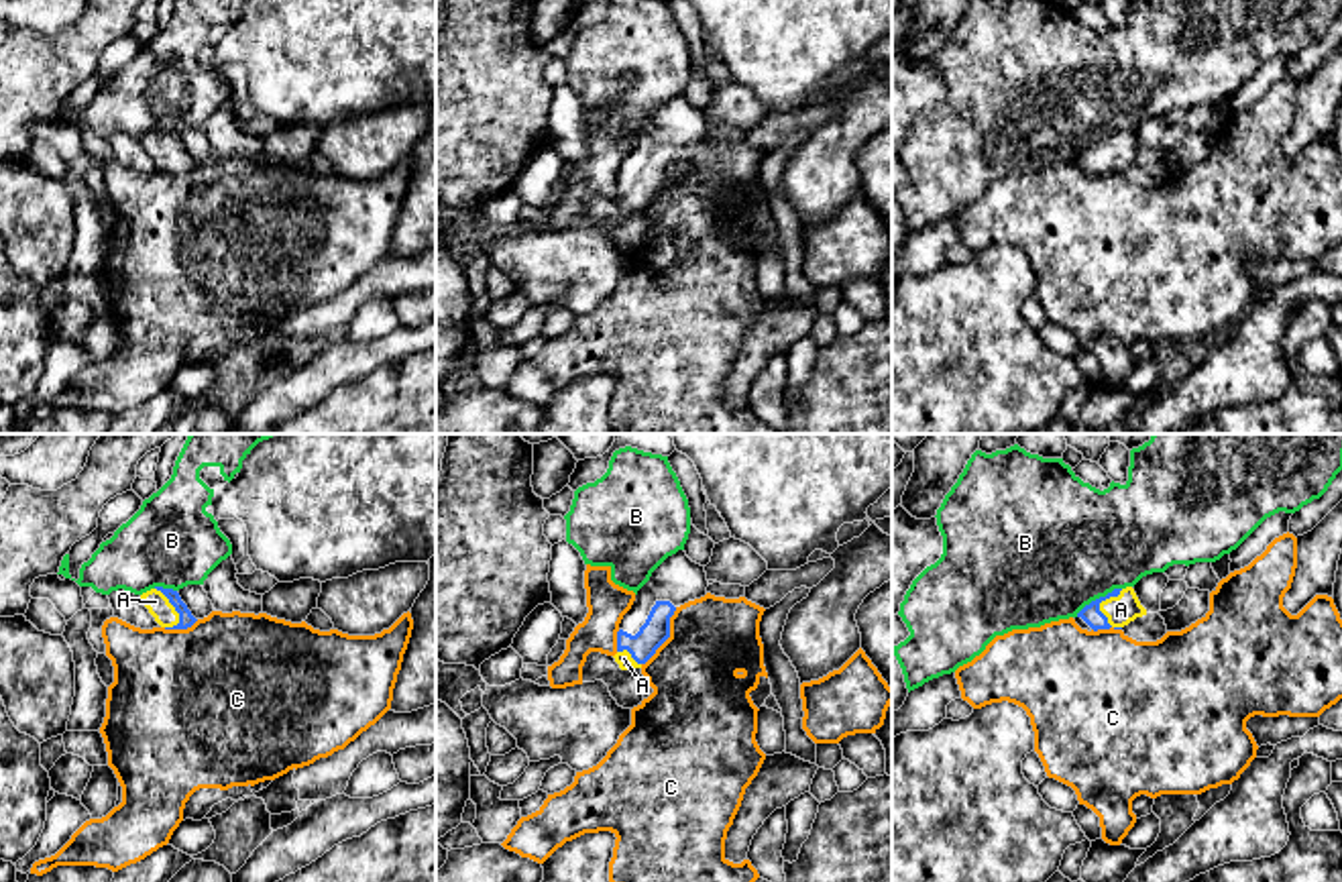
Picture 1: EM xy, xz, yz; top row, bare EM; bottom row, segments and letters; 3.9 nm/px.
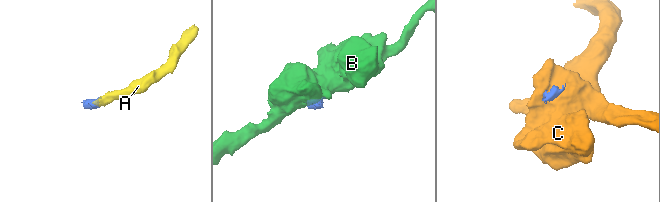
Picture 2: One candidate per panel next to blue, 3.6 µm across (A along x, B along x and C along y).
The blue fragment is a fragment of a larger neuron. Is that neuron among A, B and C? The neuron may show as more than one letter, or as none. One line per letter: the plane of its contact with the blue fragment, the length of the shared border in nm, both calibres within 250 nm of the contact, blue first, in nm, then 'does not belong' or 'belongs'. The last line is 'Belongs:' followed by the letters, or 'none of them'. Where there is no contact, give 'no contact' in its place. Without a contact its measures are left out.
A: contact in yz; length 160 nm; calibres 80 and 120 nm; belongs
B: contact in yz; length 220 nm; calibres 80 and 500 nm; does not belong
C: contact in xz; length 280 nm; calibres 110 and 360 nm; does not belong
Belongs: A

